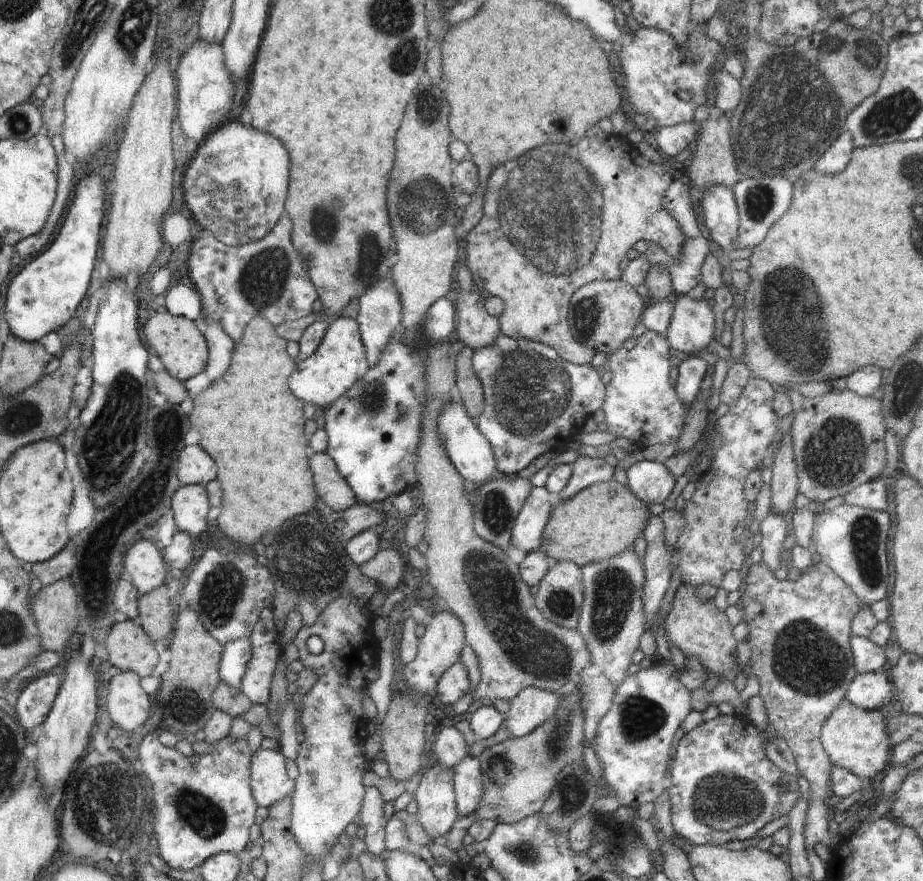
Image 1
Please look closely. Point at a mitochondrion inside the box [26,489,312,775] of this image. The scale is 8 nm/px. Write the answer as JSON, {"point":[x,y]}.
{"point":[220,591]}

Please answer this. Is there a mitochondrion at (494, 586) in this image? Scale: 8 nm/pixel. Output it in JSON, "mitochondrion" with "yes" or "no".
{"mitochondrion":"yes"}

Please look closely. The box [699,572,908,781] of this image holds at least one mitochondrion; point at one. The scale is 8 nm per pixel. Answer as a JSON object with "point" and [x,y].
{"point":[808,659]}

